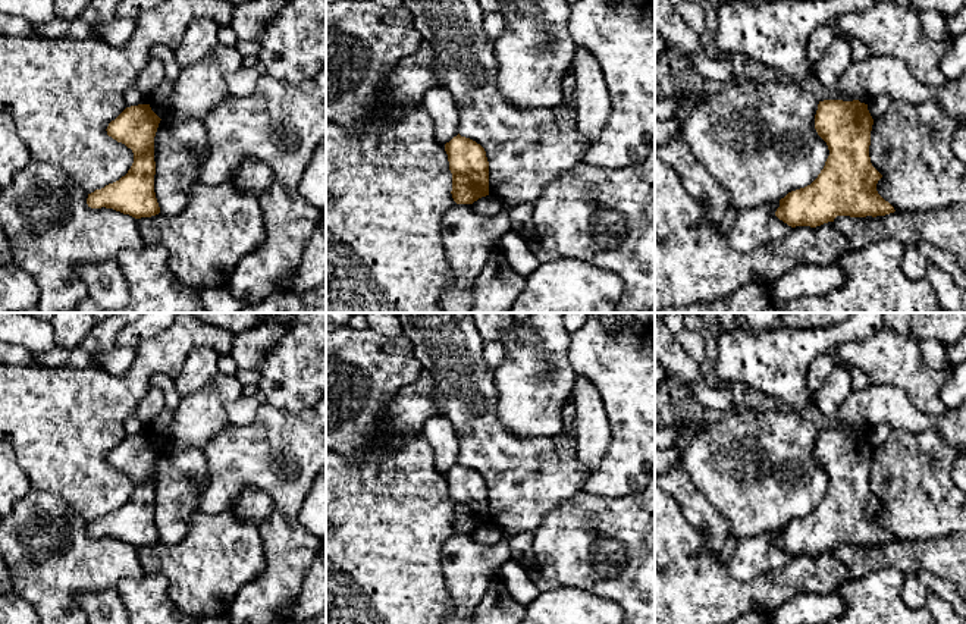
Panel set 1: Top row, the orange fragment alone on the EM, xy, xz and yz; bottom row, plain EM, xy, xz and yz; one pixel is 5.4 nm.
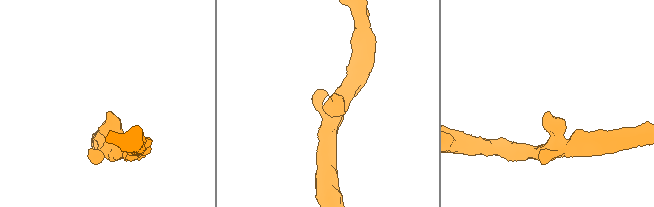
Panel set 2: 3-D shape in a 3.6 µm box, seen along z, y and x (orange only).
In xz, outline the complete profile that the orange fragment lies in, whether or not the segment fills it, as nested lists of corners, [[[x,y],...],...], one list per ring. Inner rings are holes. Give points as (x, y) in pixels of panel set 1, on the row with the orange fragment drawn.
[[[460,134],[445,144],[452,173],[452,198],[457,204],[473,204],[489,195],[489,162],[484,148]]]

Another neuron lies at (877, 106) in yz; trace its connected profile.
[[[878,95],[872,100],[868,101],[868,110],[872,116],[872,119],[878,119],[879,116],[882,116],[887,109],[890,107],[893,98],[888,95]]]

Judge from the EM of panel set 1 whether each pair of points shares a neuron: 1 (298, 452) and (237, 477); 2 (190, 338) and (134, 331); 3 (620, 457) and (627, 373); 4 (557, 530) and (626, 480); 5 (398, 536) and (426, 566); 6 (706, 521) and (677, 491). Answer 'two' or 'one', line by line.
1: one
2: two
3: one
4: two
5: one
6: one

